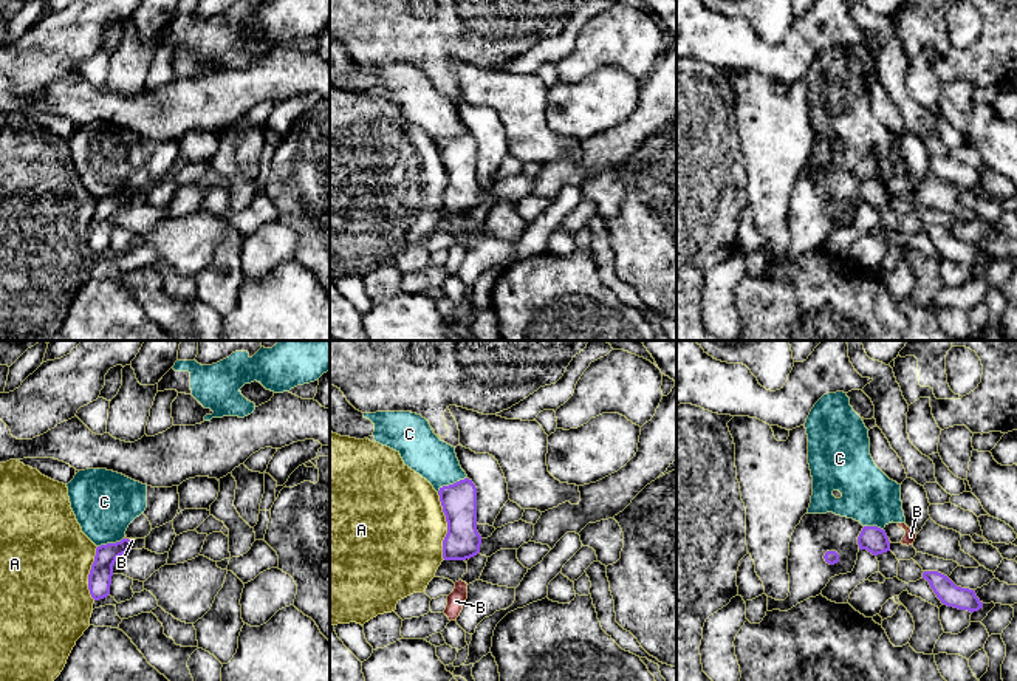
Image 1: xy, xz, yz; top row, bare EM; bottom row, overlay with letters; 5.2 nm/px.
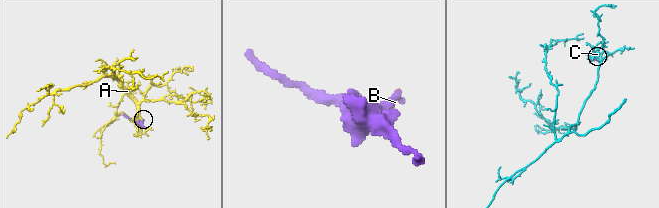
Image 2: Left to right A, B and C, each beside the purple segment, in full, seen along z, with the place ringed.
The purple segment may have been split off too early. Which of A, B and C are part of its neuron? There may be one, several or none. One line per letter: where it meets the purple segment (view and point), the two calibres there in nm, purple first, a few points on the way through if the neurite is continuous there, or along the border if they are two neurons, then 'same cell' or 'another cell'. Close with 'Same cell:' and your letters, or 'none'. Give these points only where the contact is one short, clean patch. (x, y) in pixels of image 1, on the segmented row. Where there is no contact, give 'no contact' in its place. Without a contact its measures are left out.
A: contact xz (448, 527); calibres 190 and 480 nm; another cell
B: contact xy (127, 539); calibres 120 and 20 nm; border xy (124, 537), (132, 542); another cell
C: contact xz (451, 485); calibres 190 and 220 nm; another cell
Same cell: none

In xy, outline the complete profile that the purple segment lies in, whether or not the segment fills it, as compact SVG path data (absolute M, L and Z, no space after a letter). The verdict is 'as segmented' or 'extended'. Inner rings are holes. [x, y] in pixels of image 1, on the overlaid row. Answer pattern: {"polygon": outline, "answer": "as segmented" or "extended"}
{"polygon": "M128 539L96 548L94 562L88 574L88 590L94 601L104 599L110 594L113 565L119 556L130 551L132 542Z", "answer": "as segmented"}

